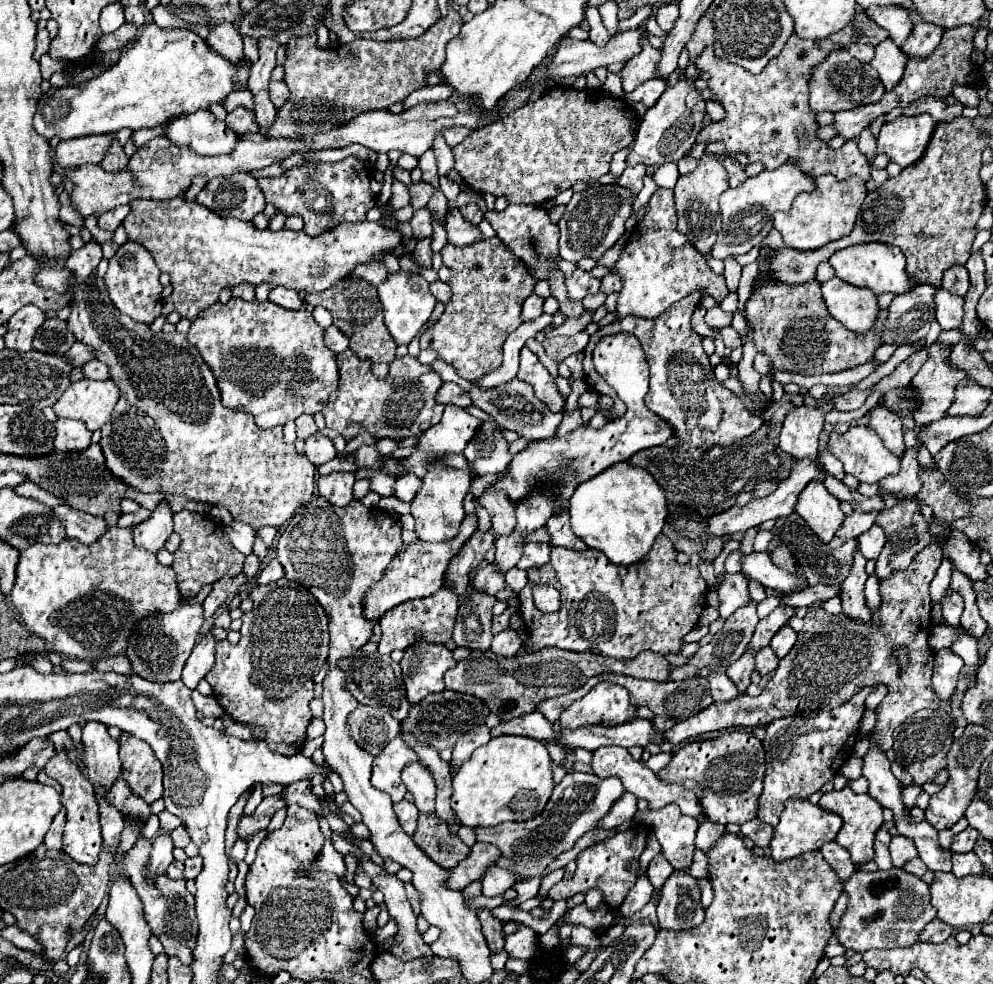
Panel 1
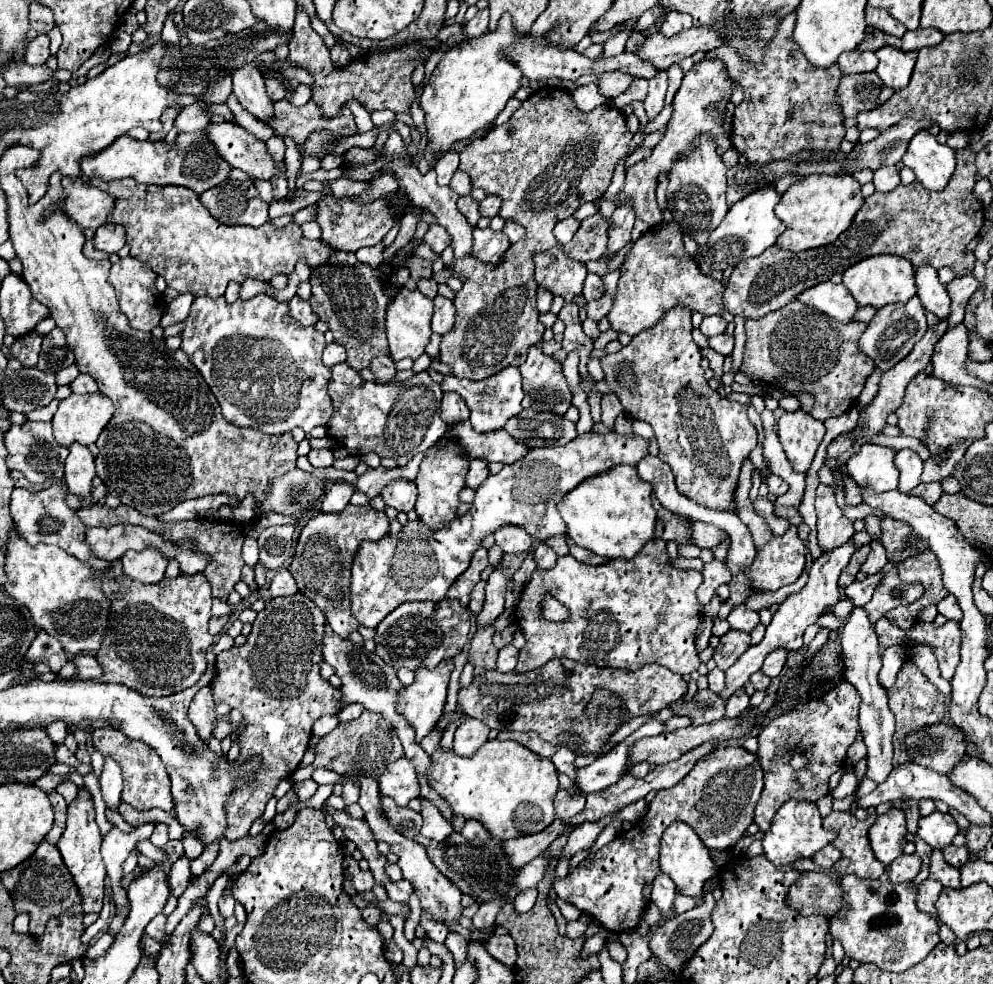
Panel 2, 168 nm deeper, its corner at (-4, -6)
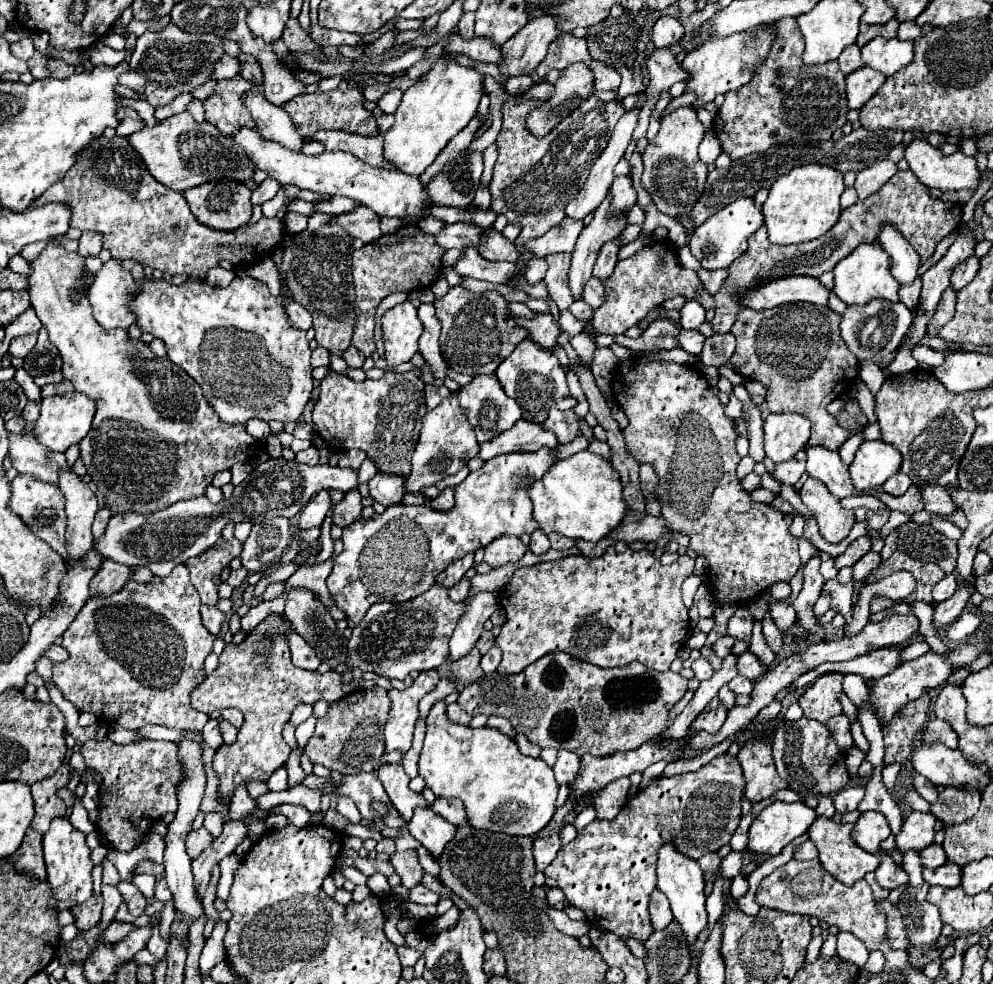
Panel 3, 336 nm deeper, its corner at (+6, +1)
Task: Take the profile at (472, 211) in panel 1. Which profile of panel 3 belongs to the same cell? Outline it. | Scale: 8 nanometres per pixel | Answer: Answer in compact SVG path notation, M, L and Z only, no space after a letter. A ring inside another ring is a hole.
M463 150L469 154L459 154L453 162L445 164L445 168L427 184L429 192L433 194L433 198L437 198L437 202L441 202L443 206L469 206L469 202L473 202L475 192L479 188L481 182L481 172L483 172L483 152L475 152L475 150Z

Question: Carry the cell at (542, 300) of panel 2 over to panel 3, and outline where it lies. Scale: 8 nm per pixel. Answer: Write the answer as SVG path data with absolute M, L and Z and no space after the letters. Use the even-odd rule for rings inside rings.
M531 258L525 268L525 278L529 284L535 284L535 282L543 280L545 272L547 272L547 262L543 258Z

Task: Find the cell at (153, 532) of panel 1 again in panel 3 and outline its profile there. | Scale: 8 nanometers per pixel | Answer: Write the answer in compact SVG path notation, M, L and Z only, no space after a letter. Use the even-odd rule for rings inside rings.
M103 560L101 570L97 572L97 576L89 582L89 596L99 596L99 598L107 598L115 592L119 592L127 580L131 578L131 568L129 566L121 566L113 560Z

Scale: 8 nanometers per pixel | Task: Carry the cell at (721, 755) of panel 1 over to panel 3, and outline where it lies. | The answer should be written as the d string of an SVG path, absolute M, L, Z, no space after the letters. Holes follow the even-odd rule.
M721 754L705 764L701 770L691 774L681 774L675 778L659 778L651 782L637 796L629 798L627 804L613 820L593 820L589 826L577 832L575 840L561 846L557 858L545 868L545 876L555 880L557 888L563 890L565 900L577 908L581 908L587 920L607 932L613 932L621 938L635 938L645 942L653 934L653 926L649 920L647 904L651 892L657 886L655 866L657 866L657 850L665 842L673 842L677 852L685 854L691 860L699 860L709 852L717 852L725 846L741 820L741 796L745 790L745 778L741 766L735 756Z

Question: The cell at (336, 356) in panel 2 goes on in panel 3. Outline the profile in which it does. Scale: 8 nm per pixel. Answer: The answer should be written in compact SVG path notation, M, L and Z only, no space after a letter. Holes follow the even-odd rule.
M317 348L317 350L313 350L313 354L311 354L311 366L313 368L317 368L317 366L329 366L329 352L325 350L325 348Z

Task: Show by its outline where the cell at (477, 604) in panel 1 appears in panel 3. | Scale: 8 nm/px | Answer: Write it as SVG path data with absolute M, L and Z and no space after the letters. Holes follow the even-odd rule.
M473 648L465 658L457 660L455 664L451 664L451 670L453 670L455 678L457 678L463 686L469 686L469 684L473 684L475 680L479 680L479 678L485 676L483 670L481 670L481 666L479 666L479 660L481 660L481 654L479 654L477 648Z

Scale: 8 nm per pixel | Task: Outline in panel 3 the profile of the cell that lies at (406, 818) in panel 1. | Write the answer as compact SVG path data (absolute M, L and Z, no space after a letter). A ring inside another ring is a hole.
M359 772L359 774L343 774L341 782L335 784L337 794L351 798L361 816L375 822L385 822L385 826L405 826L401 818L397 818L397 810L389 806L389 796L385 794L377 774Z

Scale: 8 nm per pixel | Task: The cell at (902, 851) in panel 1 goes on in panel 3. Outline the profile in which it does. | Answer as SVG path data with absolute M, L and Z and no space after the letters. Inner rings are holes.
M881 854L881 864L875 870L875 878L877 878L879 886L885 890L895 890L899 886L909 884L907 872L903 868L899 868L887 854Z

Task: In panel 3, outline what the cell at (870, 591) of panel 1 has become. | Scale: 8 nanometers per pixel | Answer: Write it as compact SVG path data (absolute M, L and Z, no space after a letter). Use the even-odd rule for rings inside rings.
M971 574L969 580L965 580L965 582L959 584L959 588L955 590L955 594L951 598L947 598L941 604L935 606L935 614L933 614L935 628L949 626L951 622L955 622L961 616L965 604L969 602L969 598L971 598L971 594L975 590L975 582L977 582L977 576Z

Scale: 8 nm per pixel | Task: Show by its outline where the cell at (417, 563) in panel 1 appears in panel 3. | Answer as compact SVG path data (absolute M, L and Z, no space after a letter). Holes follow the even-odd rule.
M539 450L537 454L503 454L487 460L483 468L471 472L457 488L455 488L455 506L449 512L437 512L429 506L403 506L393 504L387 506L383 514L373 514L371 518L361 518L351 526L343 528L343 552L335 556L333 570L327 578L329 592L335 598L337 608L341 608L349 620L359 624L367 610L375 602L403 602L413 600L419 594L427 592L439 572L443 572L453 560L463 558L469 552L477 552L485 548L499 536L521 536L537 530L537 522L531 516L531 502L527 488L531 482L545 474L545 468L553 466L555 456L553 450Z

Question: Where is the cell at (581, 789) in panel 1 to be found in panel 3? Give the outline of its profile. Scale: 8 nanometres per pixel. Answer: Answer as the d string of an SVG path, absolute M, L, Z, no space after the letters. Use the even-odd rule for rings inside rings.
M435 798L431 810L455 826L465 824L465 808L459 798Z

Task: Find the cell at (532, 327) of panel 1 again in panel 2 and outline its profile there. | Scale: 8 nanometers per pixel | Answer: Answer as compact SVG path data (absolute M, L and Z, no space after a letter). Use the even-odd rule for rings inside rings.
M511 365L505 367L503 371L483 379L483 381L471 381L471 379L459 379L455 375L443 375L441 381L441 389L443 391L457 391L467 407L471 409L471 425L475 431L495 431L495 429L503 429L505 421L509 417L519 415L521 411L521 399L523 399L523 389L521 389L521 373L519 367Z

